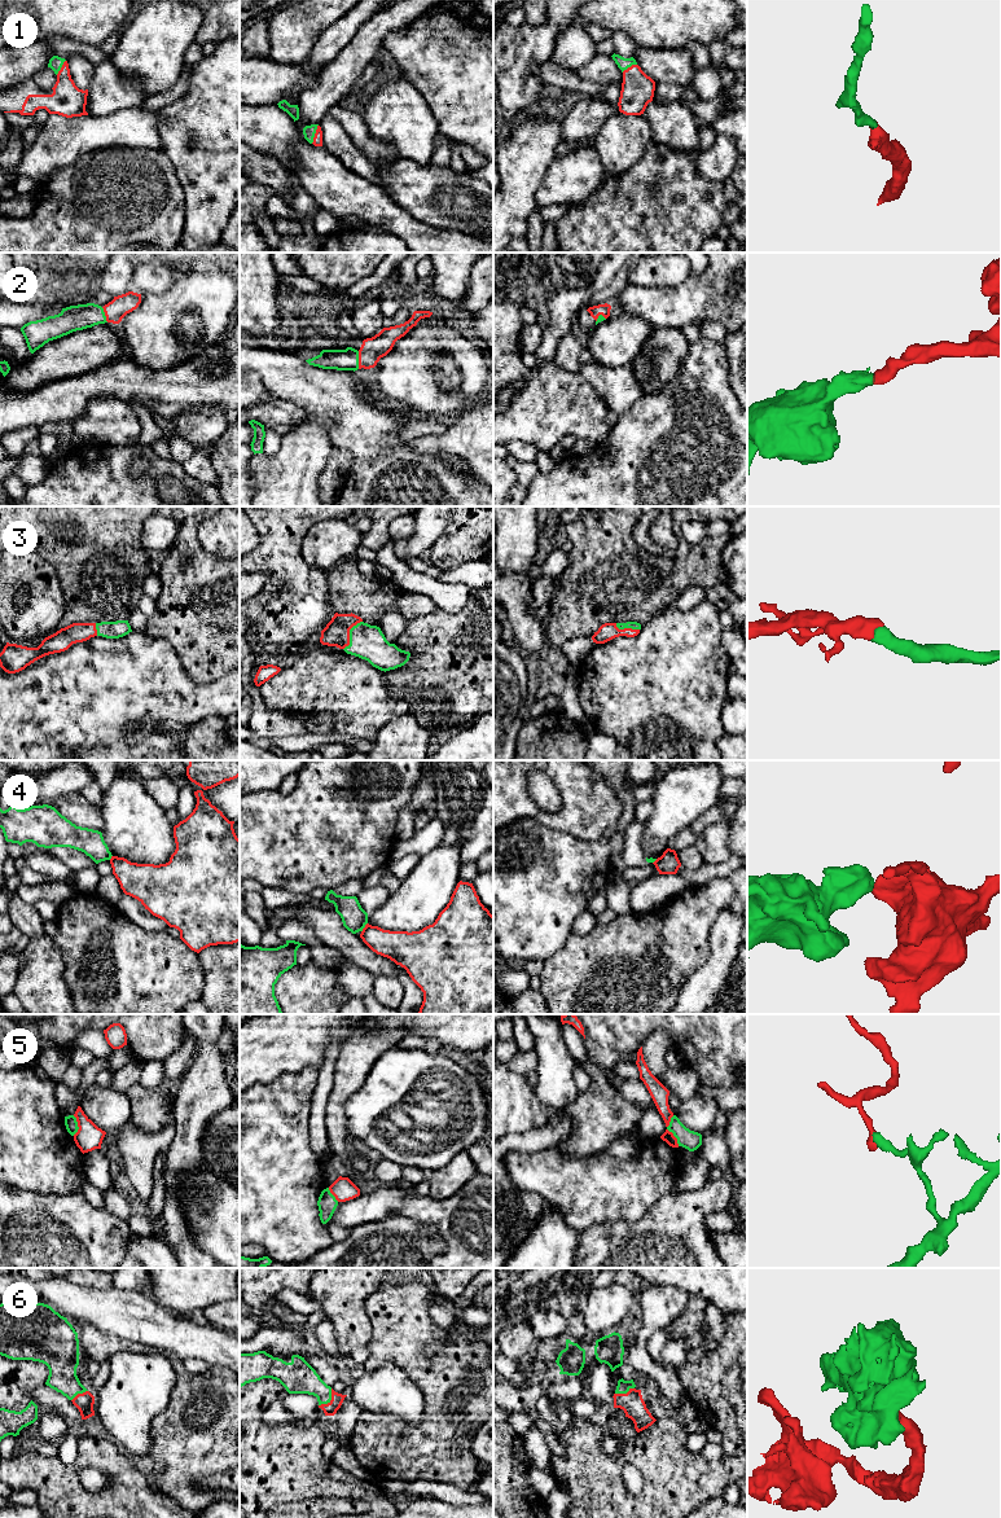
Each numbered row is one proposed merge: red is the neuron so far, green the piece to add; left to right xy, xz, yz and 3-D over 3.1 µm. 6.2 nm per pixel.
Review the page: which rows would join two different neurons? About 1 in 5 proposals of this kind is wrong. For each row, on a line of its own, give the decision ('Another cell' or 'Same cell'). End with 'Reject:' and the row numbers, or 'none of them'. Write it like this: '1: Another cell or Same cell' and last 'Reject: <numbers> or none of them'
1: Same cell
2: Same cell
3: Same cell
4: Another cell
5: Another cell
6: Same cell
Reject: 4, 5

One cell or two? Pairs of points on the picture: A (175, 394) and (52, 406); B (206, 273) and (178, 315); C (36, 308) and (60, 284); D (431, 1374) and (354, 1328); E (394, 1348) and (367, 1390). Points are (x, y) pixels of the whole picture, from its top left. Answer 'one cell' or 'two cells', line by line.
A: one cell
B: one cell
C: two cells
D: two cells
E: two cells

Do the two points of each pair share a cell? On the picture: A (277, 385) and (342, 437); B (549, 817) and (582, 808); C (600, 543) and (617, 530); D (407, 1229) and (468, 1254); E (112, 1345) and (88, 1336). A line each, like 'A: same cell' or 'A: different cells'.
A: same cell
B: same cell
C: same cell
D: different cells
E: same cell

